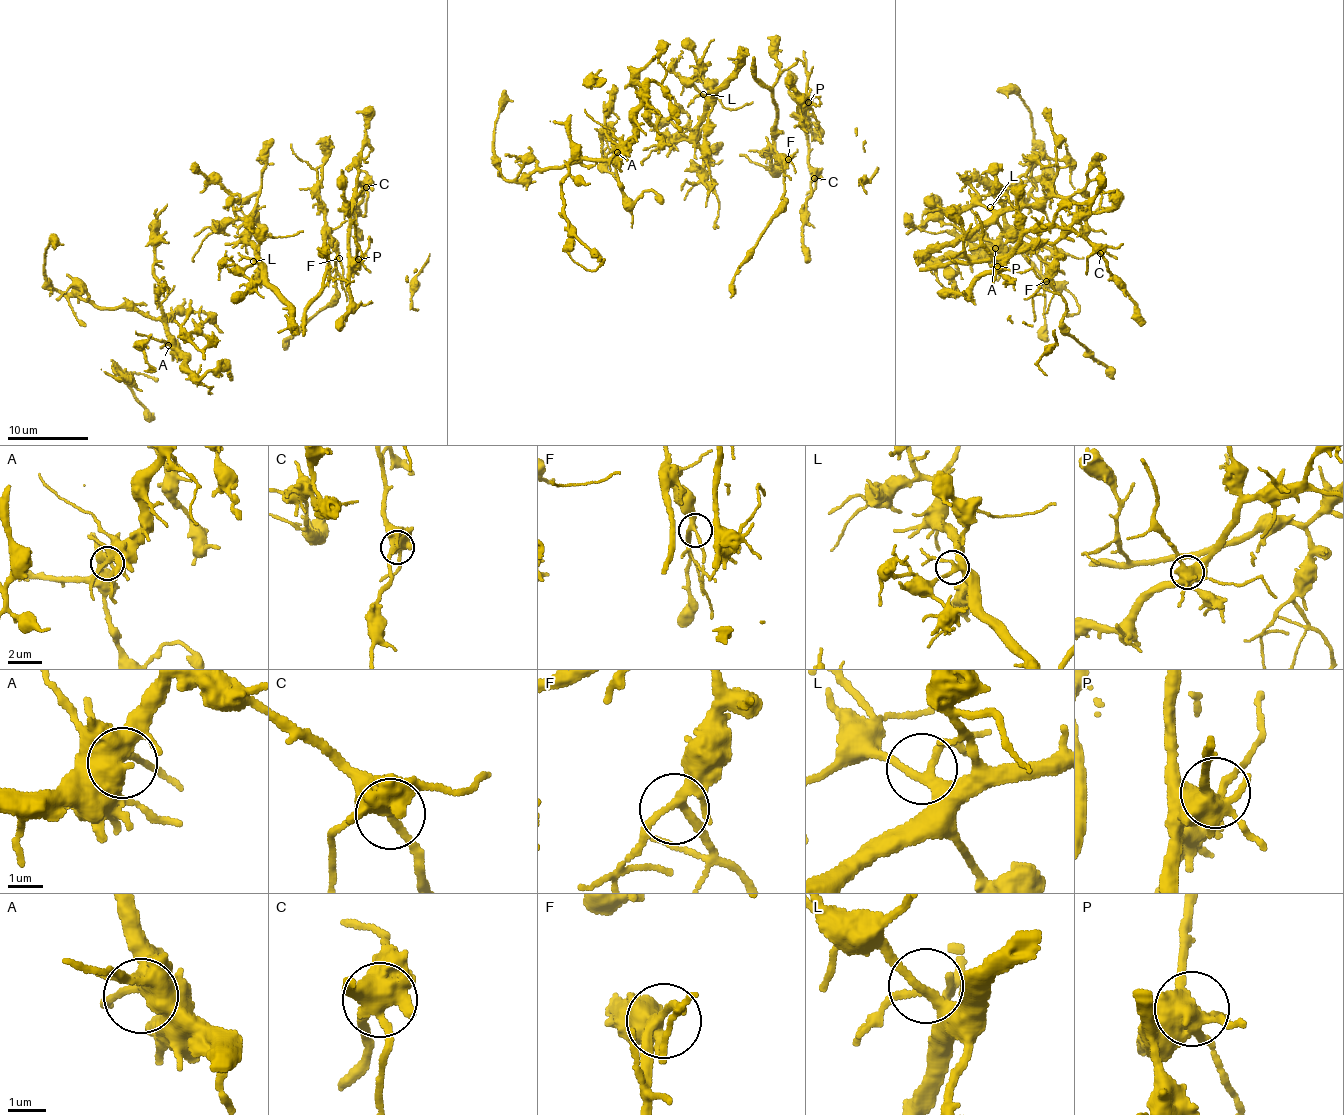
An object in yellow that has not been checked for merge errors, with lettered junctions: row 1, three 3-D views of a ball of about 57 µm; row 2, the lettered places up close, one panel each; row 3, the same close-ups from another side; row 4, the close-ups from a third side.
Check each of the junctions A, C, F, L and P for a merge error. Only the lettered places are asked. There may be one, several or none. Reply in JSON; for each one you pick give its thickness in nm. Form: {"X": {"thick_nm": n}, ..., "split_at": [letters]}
{"split_at": []}

